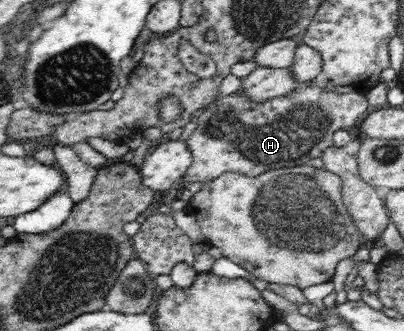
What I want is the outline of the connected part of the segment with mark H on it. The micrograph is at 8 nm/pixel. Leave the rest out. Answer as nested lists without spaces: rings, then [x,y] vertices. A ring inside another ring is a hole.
[[[317,85],[299,87],[289,95],[259,103],[249,100],[245,94],[223,97],[199,116],[196,121],[197,127],[185,141],[193,161],[181,179],[175,199],[181,199],[182,192],[189,190],[190,183],[204,184],[216,180],[222,173],[235,172],[247,177],[257,177],[272,169],[305,165],[311,159],[321,157],[325,149],[334,145],[333,133],[339,129],[344,130],[349,125],[358,124],[357,119],[369,109],[369,105],[367,97],[363,94],[325,92]]]

